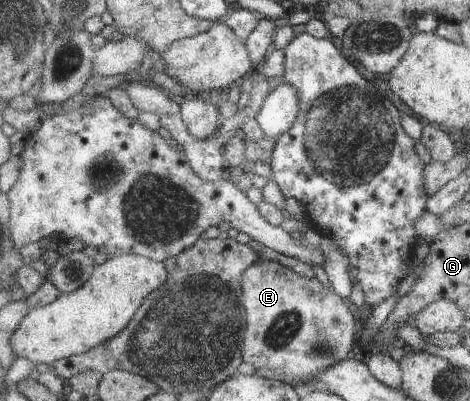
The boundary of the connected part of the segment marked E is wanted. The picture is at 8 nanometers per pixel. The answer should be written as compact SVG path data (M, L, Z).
M267 255L262 256L258 264L245 270L241 287L243 290L244 314L246 315L247 322L245 343L243 344L243 347L245 348L245 351L243 352L243 360L254 366L256 370L262 370L266 375L269 375L272 378L278 378L278 380L286 380L290 377L293 379L311 379L325 368L330 368L333 364L338 364L341 360L348 358L348 354L352 352L354 342L356 342L360 331L360 323L358 320L354 319L352 310L348 308L349 302L340 297L340 295L330 287L327 288L324 286L324 284L322 284L320 280L317 280L315 276L301 275L294 272L294 270L284 268L278 264L277 259Z

